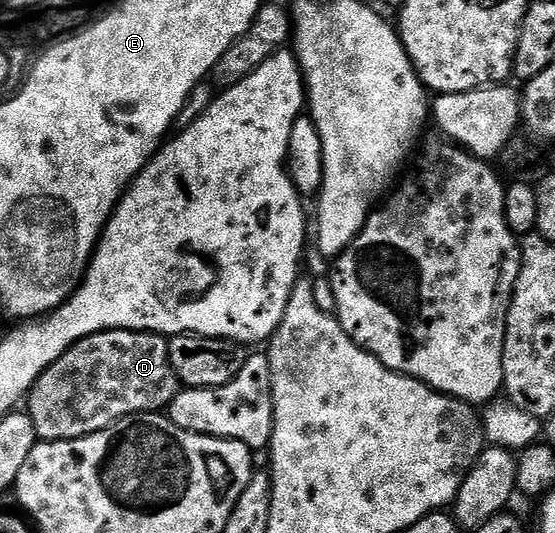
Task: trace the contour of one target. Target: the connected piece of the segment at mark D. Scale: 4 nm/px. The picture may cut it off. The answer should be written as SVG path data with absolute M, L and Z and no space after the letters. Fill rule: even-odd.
M103 330L97 334L86 336L82 340L78 340L78 344L74 344L70 347L54 365L50 368L46 368L46 372L42 372L42 376L32 385L32 391L28 393L26 412L30 416L30 420L34 420L34 432L39 441L61 442L62 440L81 438L87 434L105 430L110 424L114 424L123 418L128 418L131 414L151 414L153 412L163 411L172 403L174 396L180 389L182 389L182 383L170 364L168 338L165 337L165 335L150 334L147 330Z

